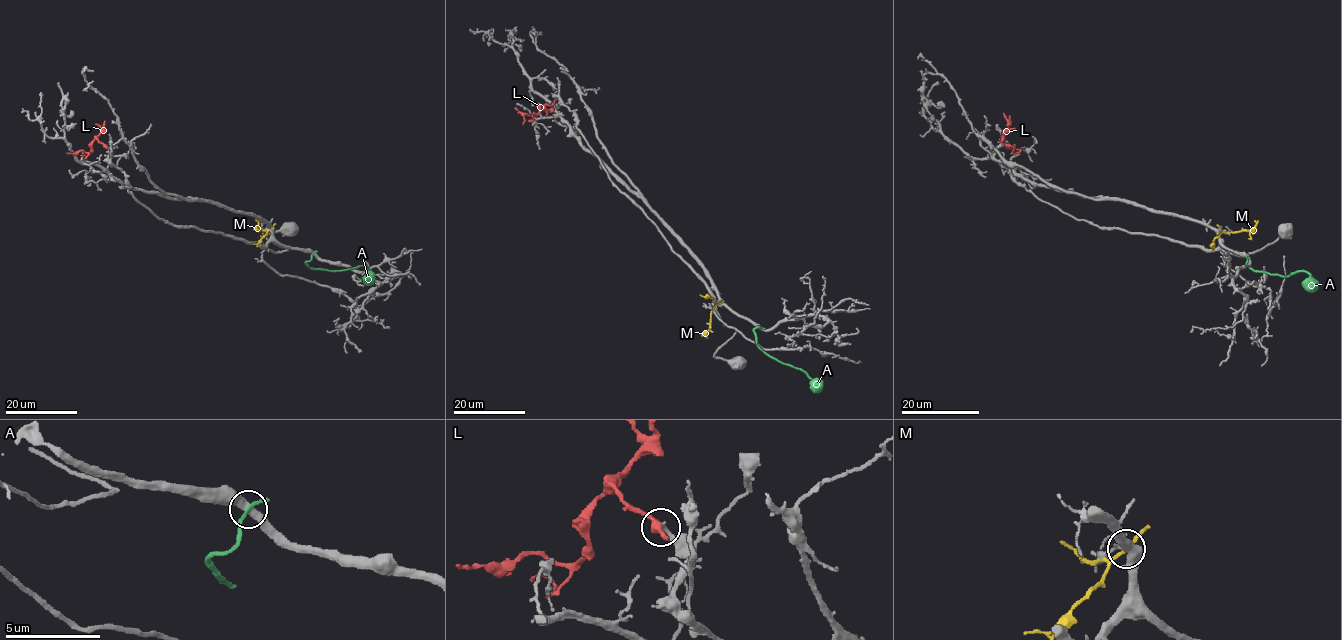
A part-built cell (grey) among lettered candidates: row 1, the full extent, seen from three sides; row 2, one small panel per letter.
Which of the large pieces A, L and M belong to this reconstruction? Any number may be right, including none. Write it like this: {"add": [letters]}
{"add": ["L"]}

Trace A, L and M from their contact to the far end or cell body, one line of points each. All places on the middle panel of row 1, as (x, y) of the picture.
A: (761, 328), (754, 330), (757, 345), (779, 361), (801, 369), (817, 388), (819, 385)
L: (553, 104), (539, 106), (536, 115), (521, 113), (515, 107)
M: (719, 304), (712, 310), (706, 337), (703, 335)

